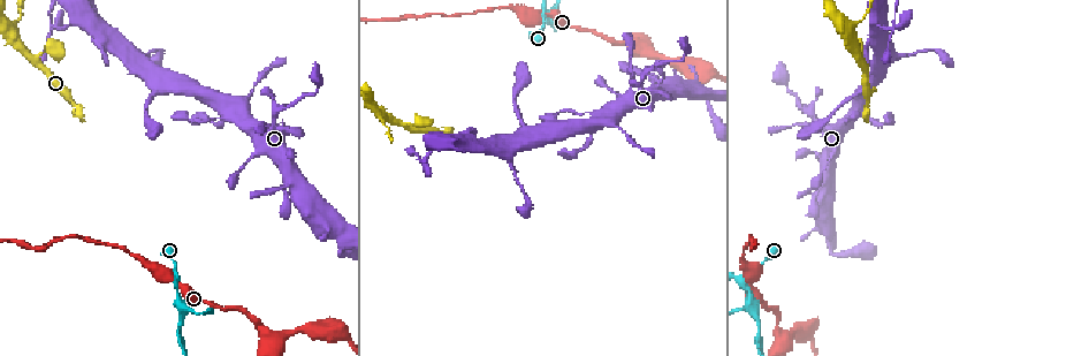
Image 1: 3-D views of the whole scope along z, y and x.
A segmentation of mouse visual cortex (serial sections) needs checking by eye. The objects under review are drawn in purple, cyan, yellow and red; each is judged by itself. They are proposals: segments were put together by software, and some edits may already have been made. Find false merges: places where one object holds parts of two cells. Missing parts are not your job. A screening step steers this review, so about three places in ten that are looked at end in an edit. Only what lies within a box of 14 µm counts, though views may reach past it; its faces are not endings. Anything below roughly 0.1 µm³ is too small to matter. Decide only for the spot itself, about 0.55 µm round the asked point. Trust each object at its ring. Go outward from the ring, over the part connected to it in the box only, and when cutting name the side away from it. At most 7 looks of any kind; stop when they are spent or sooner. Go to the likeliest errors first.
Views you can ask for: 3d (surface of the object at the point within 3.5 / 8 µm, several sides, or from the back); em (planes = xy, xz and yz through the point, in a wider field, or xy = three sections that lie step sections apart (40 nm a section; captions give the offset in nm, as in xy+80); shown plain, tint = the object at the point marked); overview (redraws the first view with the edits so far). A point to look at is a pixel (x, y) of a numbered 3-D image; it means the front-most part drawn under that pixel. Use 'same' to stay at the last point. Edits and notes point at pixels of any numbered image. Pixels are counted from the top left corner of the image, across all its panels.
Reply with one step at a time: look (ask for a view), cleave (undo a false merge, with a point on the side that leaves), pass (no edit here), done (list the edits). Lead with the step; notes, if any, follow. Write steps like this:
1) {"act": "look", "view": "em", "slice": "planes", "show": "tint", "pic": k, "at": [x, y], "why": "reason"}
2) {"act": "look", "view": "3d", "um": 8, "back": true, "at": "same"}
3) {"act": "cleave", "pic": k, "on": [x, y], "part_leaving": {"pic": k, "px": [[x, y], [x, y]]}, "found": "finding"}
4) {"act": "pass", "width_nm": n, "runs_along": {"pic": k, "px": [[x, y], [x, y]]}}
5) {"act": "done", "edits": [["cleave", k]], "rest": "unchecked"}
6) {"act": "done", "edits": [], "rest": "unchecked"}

{"act": "look", "view": "3d", "um": 3.5, "pic": 1, "at": [423, 158], "why": "abrupt turn"}

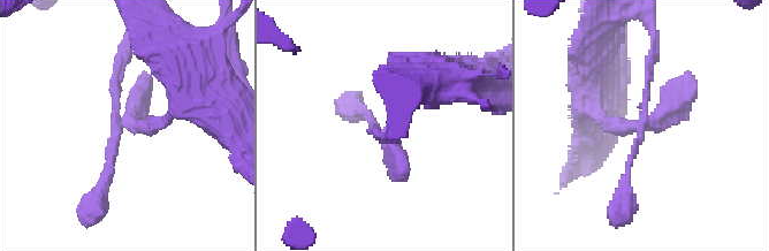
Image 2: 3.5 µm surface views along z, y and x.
{"act": "look", "view": "em", "slice": "xy", "step": 2, "show": "tint", "pic": 2, "at": [645, 118], "why": "need the tissue"}

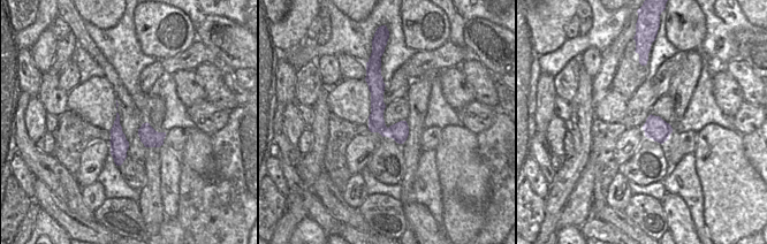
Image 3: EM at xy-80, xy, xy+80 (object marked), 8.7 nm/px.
{"act": "look", "view": "em", "slice": "xy", "step": 5, "show": "tint", "at": "same"}

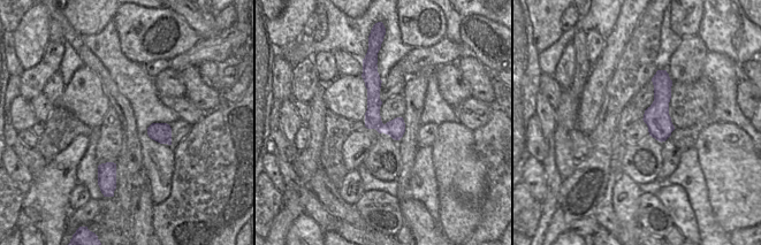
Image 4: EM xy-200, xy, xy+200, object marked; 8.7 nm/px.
{"act": "pass", "runs_along": {"pic": 2, "px": [[168, 116], [115, 116], [126, 50]]}, "found": "all the same cell"}

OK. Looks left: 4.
{"act": "look", "view": "3d", "um": 3.5, "pic": 1, "at": [542, 10], "why": "thick turns thin"}

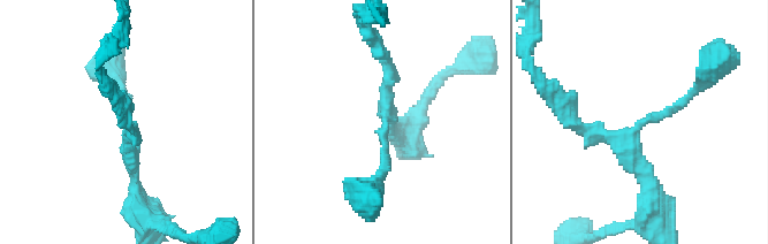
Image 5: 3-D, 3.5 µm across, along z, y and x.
{"act": "look", "view": "em", "slice": "xy", "step": 1, "show": "tint", "pic": 5, "at": [387, 112], "why": "need the tissue"}

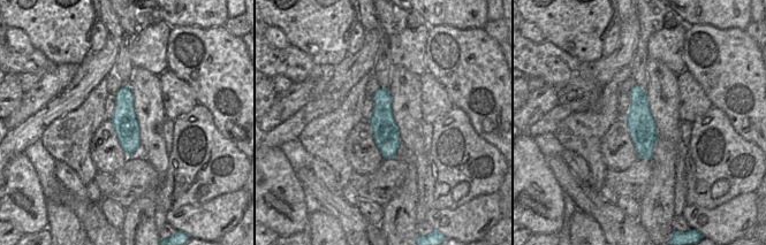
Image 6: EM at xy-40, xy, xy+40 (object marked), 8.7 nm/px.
{"act": "pass", "width_nm": 240, "runs_along": {"pic": 6, "px": [[124, 89], [124, 124], [129, 151]]}, "found": "one cell here"}

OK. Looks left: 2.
{"act": "look", "view": "3d", "um": 8, "pic": 1, "at": [13, 27], "why": "thin arm on a thick one"}

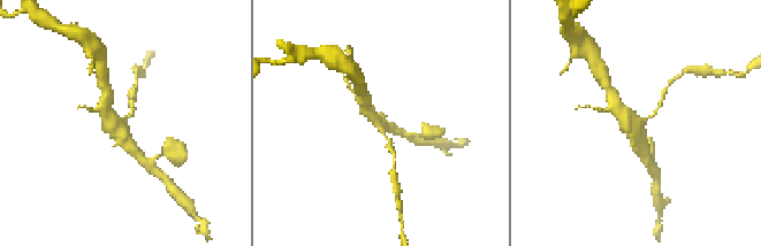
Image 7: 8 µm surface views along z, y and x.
{"act": "look", "view": "em", "slice": "xy", "step": 5, "show": "tint", "pic": 7, "at": [379, 123], "why": "now the EM"}

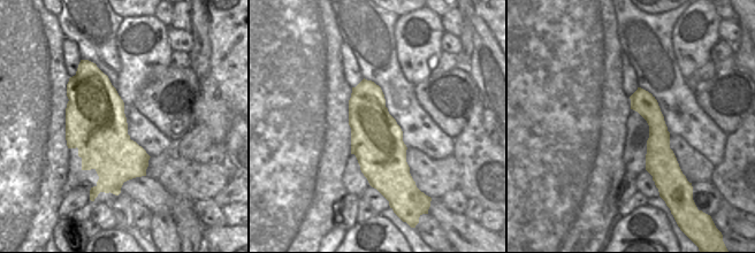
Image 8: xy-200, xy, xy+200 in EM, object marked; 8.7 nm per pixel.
{"act": "pass", "runs_along": {"pic": 7, "px": [[138, 154], [108, 117], [107, 105]]}, "found": "one cell here"}

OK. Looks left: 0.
{"act": "done", "edits": [], "rest": "unchecked"}

